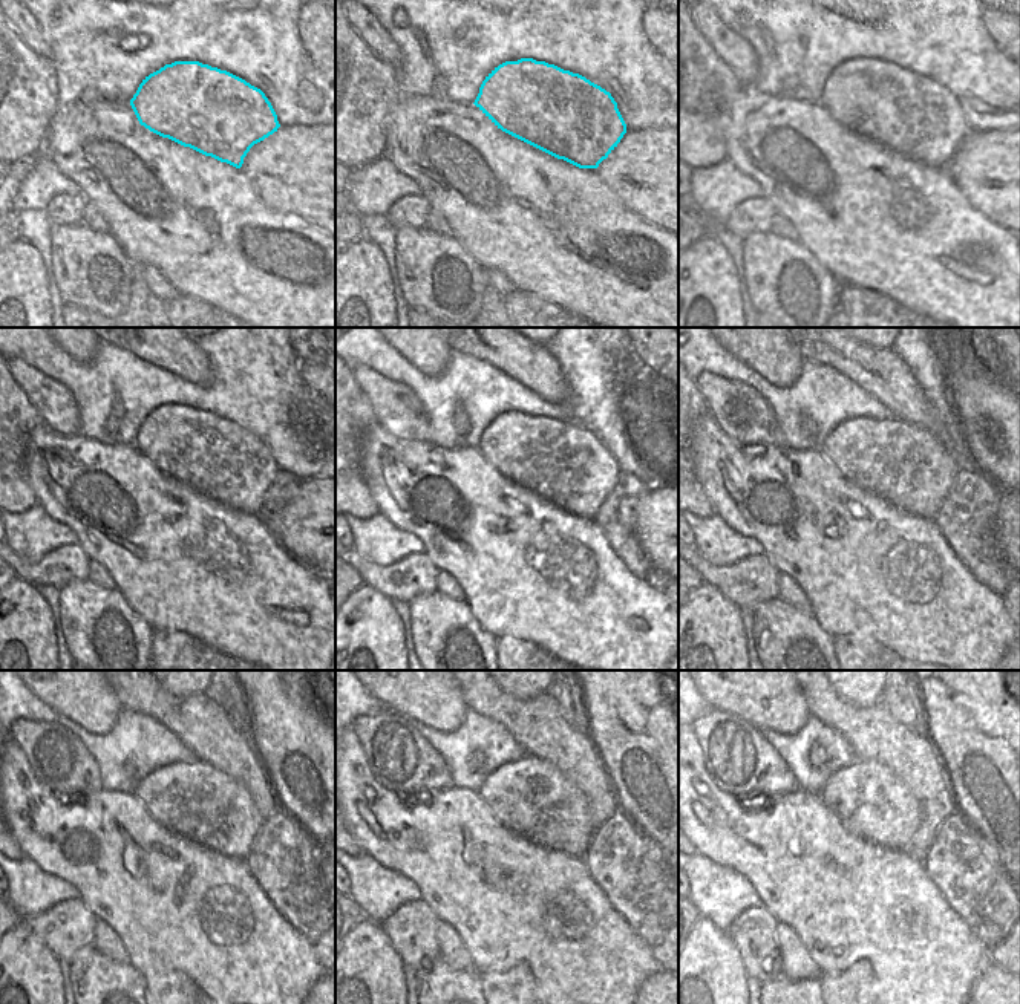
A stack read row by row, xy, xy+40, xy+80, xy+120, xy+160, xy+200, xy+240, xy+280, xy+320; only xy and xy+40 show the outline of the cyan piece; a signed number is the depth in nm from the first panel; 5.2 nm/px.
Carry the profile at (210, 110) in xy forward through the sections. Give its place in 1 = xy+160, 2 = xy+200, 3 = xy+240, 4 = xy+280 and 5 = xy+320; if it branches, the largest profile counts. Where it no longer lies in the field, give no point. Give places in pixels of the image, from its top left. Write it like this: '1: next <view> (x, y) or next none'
1: next xy+160 (561, 461)
2: next xy+200 (908, 467)
3: next xy+240 (195, 801)
4: next xy+280 (530, 796)
5: next xy+320 (869, 799)

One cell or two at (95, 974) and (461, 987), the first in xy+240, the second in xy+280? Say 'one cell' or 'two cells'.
one cell

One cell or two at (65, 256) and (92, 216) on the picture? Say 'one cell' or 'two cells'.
two cells

